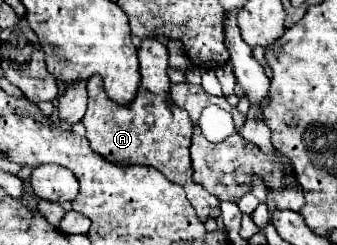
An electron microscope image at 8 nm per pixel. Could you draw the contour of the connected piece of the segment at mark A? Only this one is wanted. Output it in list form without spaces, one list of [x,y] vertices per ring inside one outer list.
[[[154,38],[142,40],[138,48],[140,56],[140,74],[142,82],[138,88],[138,94],[134,102],[128,106],[118,106],[112,100],[108,100],[102,78],[92,76],[86,82],[88,90],[88,110],[82,118],[82,124],[86,126],[86,138],[90,142],[90,148],[94,152],[100,152],[104,158],[112,160],[112,164],[118,166],[152,166],[158,172],[162,172],[170,182],[180,184],[186,190],[188,200],[192,202],[196,216],[206,222],[208,218],[220,218],[220,200],[216,200],[212,194],[208,194],[202,186],[198,186],[192,180],[192,164],[190,164],[190,136],[192,136],[192,122],[188,112],[182,108],[170,104],[168,100],[168,50],[162,42]]]

